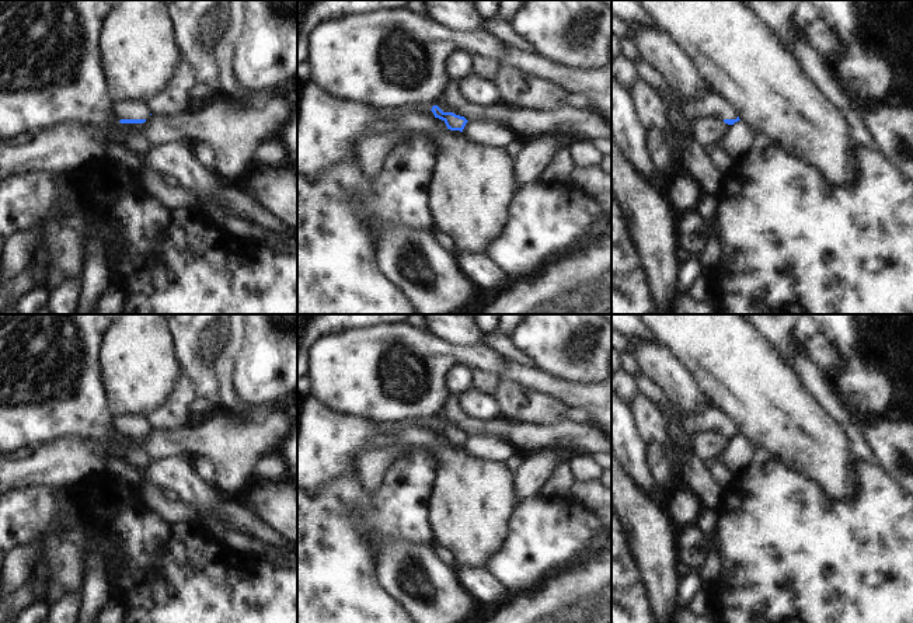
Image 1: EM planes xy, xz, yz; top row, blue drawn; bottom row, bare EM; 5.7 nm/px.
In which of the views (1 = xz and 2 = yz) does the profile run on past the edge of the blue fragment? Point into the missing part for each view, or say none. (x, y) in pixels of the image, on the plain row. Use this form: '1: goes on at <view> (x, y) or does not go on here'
1: goes on at xz (394, 372)
2: goes on at yz (652, 423)

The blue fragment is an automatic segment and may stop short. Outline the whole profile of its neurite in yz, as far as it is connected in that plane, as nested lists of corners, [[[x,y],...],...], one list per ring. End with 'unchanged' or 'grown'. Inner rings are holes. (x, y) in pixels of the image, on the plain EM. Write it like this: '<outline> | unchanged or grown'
[[[640,394],[631,406],[635,427],[641,439],[651,445],[654,442],[663,445],[673,463],[673,483],[672,488],[683,485],[682,471],[679,463],[682,460],[682,450],[670,445],[669,422],[673,421],[682,427],[689,438],[690,449],[694,449],[693,436],[696,434],[712,431],[722,434],[728,439],[740,435],[738,428],[732,424],[728,415],[712,404],[704,404],[696,414],[689,415],[677,410],[675,406],[670,411],[663,411],[645,394]]] | grown

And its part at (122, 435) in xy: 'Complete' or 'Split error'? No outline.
Split error.

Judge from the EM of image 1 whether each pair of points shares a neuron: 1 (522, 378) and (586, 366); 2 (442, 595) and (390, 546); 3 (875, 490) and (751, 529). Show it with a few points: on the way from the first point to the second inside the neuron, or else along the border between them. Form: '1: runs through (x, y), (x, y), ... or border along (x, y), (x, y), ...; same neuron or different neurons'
1: border along (533, 366), (577, 383); different neurons
2: runs through (427, 580), (422, 564), (411, 554), (406, 554); same neuron
3: runs through (844, 521), (836, 529), (781, 529); same neuron

